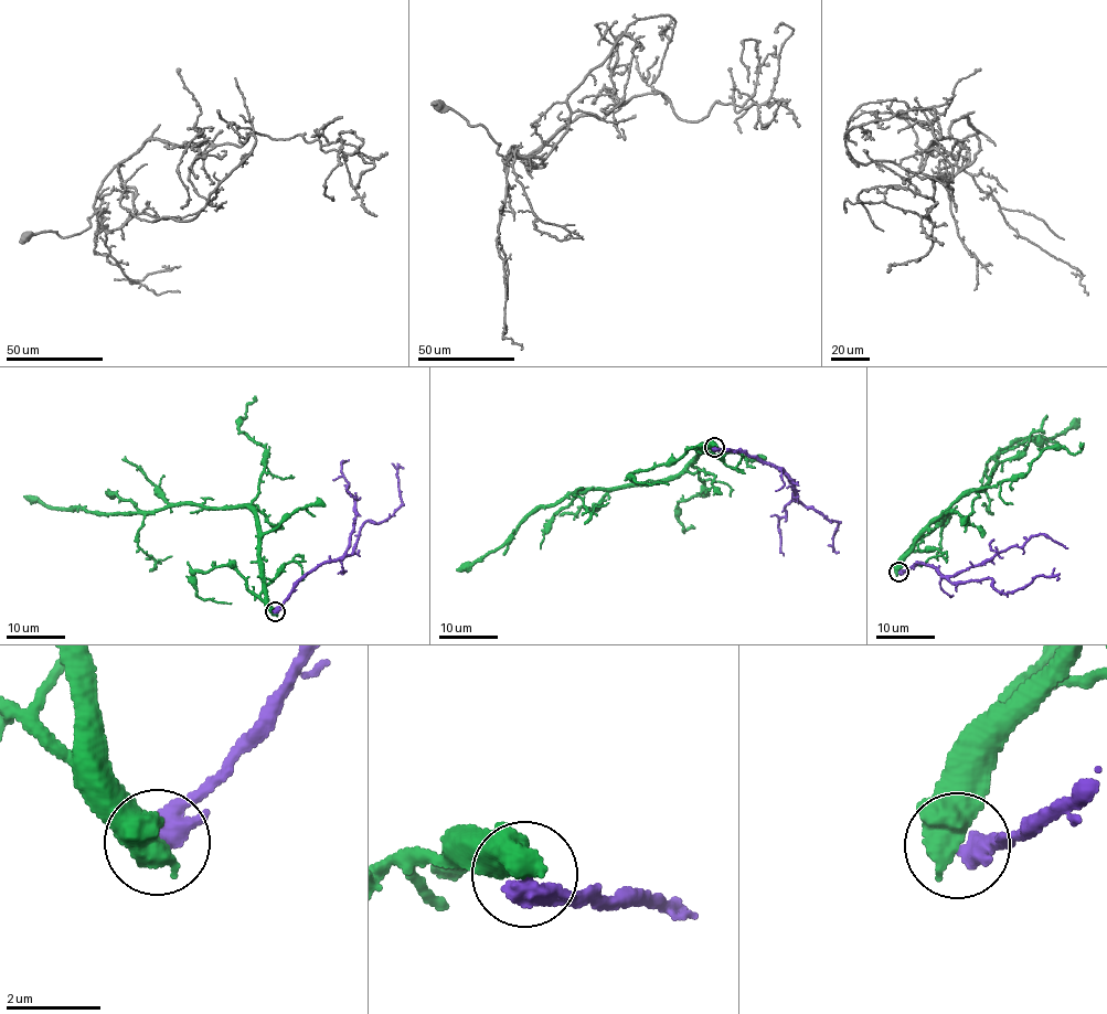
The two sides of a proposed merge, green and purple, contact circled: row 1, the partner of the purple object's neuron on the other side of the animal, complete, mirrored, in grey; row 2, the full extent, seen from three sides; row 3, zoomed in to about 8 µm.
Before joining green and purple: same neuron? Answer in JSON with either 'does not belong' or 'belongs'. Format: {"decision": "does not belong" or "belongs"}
{"decision": "does not belong"}

